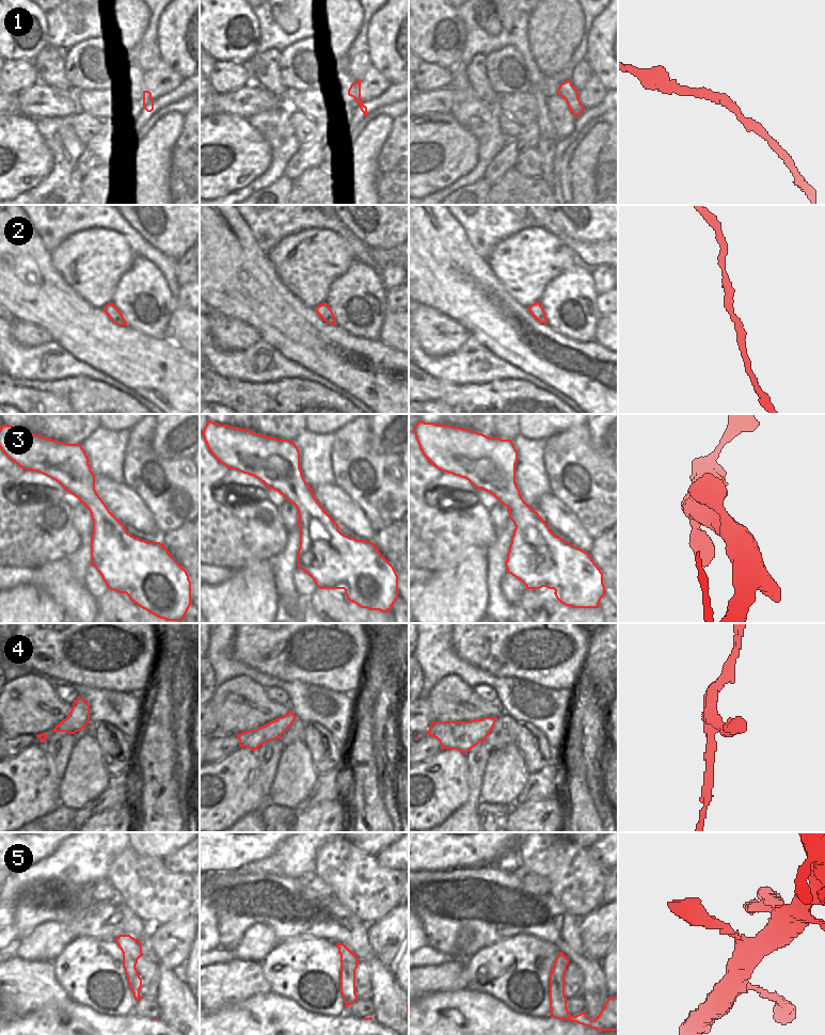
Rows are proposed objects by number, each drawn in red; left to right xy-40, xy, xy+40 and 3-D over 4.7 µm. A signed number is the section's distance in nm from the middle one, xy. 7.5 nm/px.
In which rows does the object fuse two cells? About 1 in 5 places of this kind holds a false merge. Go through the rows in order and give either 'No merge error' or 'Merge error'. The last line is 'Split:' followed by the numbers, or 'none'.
1: No merge error
2: No merge error
3: No merge error
4: No merge error
5: No merge error
Split: none

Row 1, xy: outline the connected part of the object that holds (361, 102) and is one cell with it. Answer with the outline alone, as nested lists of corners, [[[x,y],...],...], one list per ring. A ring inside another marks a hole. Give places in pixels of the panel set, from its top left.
[[[358,80],[350,85],[348,90],[348,95],[356,100],[361,111],[367,117],[367,107],[363,105],[364,102],[361,99],[361,80]]]

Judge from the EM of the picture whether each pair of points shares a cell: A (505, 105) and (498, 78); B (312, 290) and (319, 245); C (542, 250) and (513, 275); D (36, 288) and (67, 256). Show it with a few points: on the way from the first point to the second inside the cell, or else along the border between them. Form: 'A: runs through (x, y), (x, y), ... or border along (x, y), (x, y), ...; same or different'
A: border along (527, 92), (511, 92), (500, 95); different
B: runs through (312, 280), (312, 260), (316, 256); same
C: runs through (535, 256), (520, 268); same
D: border along (49, 253), (51, 264), (70, 287); different

